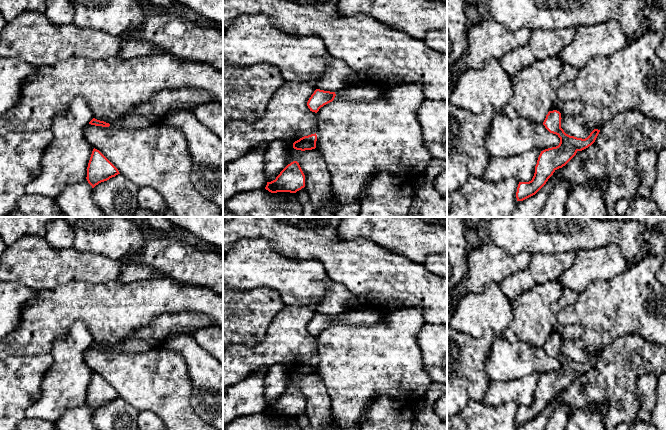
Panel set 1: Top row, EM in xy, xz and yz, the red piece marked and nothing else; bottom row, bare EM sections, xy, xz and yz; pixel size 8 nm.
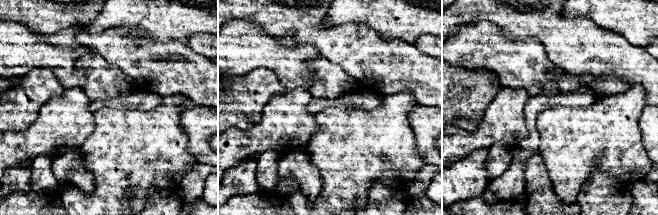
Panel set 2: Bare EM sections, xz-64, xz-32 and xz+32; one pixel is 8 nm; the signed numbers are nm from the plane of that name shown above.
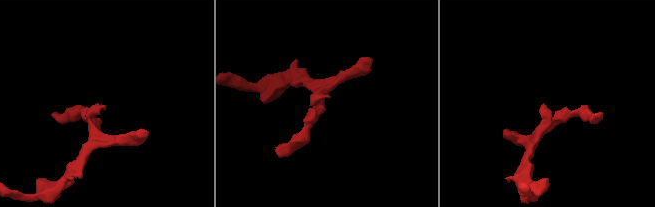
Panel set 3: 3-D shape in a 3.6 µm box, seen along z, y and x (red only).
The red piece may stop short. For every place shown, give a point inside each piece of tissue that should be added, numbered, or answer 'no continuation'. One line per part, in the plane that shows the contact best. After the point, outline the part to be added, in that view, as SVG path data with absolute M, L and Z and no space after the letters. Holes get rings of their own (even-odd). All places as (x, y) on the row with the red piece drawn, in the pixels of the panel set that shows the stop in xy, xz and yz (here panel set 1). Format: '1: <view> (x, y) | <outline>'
1: xz (354, 93) | M351 86L335 92L334 100L351 102L375 102L384 95L385 90L371 86Z

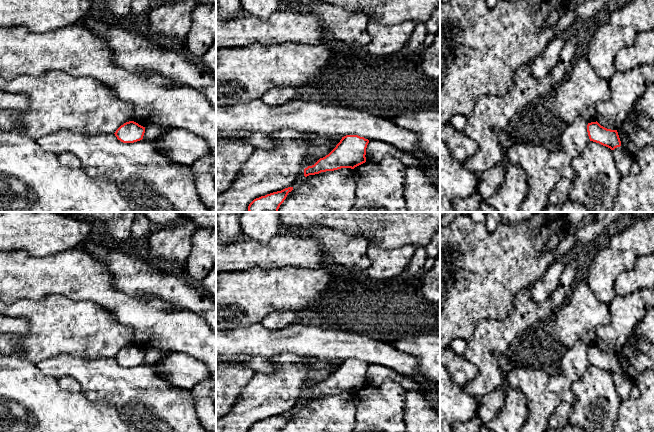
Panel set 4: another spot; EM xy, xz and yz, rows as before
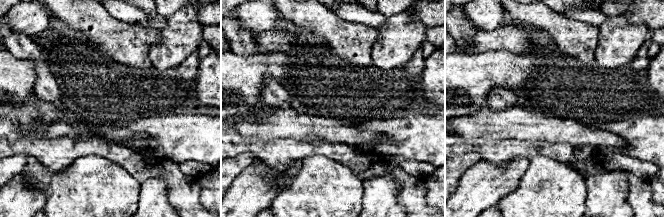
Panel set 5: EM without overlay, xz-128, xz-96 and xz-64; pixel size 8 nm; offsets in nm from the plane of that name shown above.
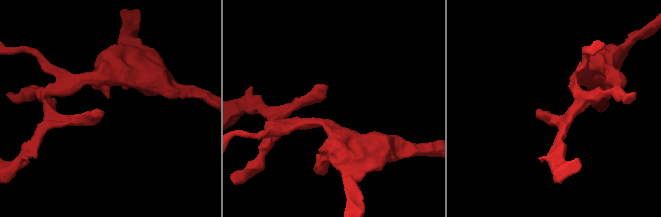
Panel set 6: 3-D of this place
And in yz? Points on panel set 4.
no continuation

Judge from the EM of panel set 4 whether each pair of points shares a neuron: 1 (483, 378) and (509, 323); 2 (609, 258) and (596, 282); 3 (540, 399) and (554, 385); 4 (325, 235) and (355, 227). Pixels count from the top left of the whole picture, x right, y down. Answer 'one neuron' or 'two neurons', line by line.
1: one neuron
2: one neuron
3: two neurons
4: two neurons

